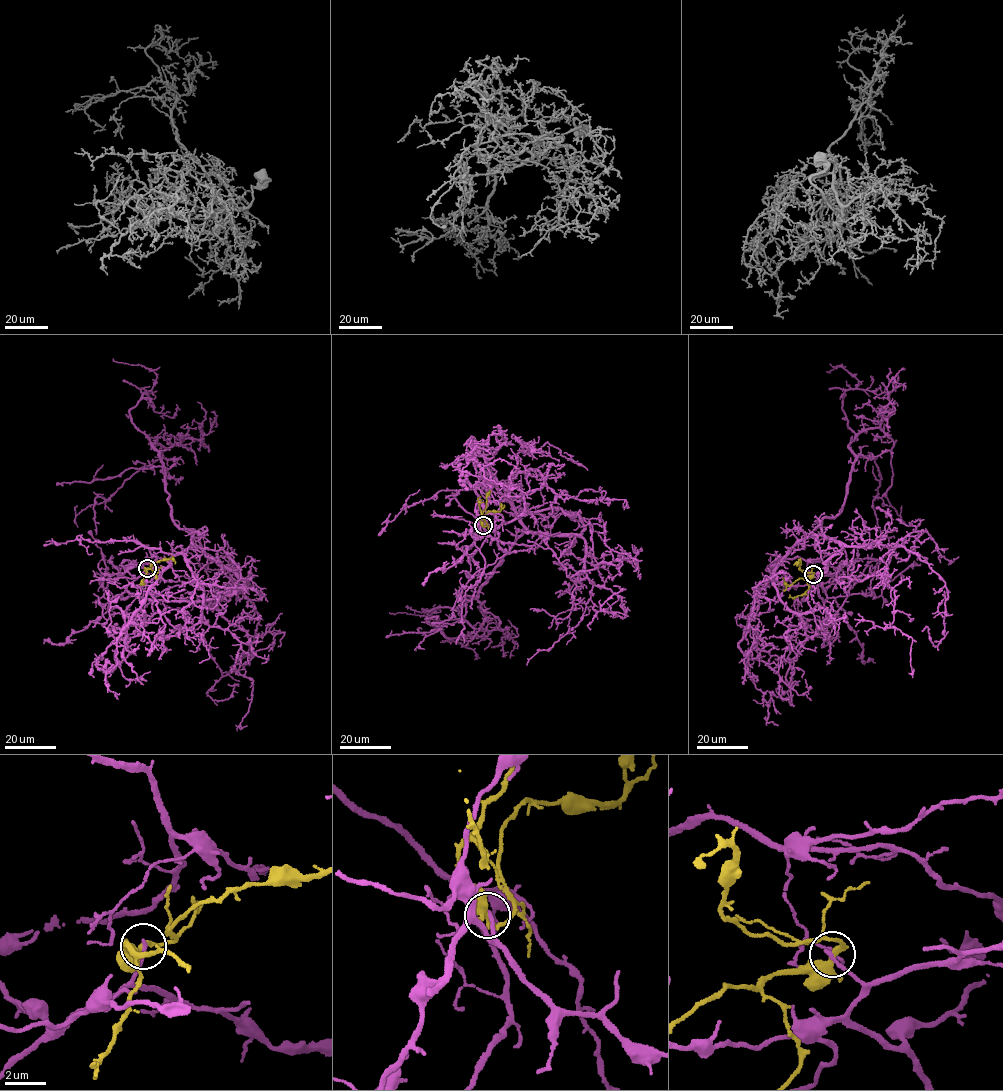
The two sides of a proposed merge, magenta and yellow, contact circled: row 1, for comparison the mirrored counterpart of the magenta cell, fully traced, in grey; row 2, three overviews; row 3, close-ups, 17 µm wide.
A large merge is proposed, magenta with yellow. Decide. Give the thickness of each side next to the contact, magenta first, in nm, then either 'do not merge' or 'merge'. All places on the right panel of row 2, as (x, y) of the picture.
220 nm thick on the magenta side, 360 nm on the other; do not merge

